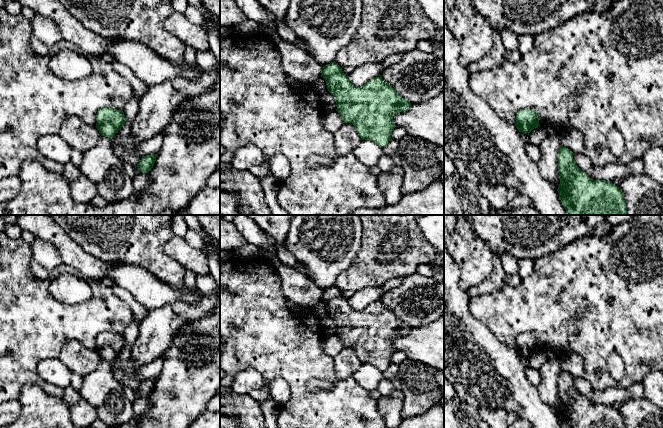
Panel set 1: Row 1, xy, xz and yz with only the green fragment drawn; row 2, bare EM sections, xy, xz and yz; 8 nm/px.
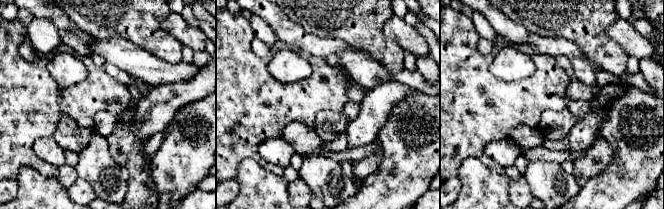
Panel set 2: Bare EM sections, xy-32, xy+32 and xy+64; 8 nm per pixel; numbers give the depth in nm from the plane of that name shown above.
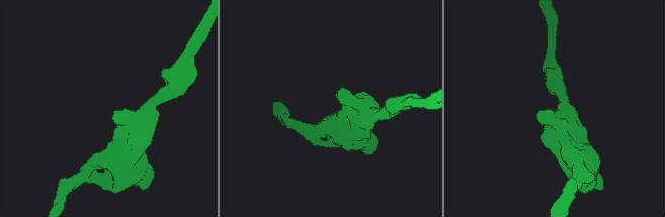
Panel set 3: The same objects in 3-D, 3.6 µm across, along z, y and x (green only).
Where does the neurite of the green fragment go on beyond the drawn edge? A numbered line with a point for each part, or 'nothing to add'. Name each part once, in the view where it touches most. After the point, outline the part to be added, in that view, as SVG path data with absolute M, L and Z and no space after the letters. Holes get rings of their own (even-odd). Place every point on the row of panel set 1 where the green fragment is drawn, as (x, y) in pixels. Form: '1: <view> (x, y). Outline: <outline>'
nothing to add

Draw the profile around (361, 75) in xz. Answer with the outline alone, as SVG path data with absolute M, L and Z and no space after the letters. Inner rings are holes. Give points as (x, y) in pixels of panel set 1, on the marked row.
M382 63L364 64L353 69L353 71L348 75L349 81L354 86L363 86L369 80L379 77L384 69L385 67Z

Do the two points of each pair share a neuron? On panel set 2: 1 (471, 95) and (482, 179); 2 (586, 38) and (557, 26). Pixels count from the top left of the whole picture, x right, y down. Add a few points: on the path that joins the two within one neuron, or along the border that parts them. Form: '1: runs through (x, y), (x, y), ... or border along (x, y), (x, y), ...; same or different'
1: border along (479, 158), (466, 158), (459, 172); different
2: runs through (579, 31), (574, 26), (564, 26); same

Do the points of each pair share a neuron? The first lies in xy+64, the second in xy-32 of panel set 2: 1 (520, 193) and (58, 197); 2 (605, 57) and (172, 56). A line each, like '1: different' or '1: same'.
1: different
2: same

